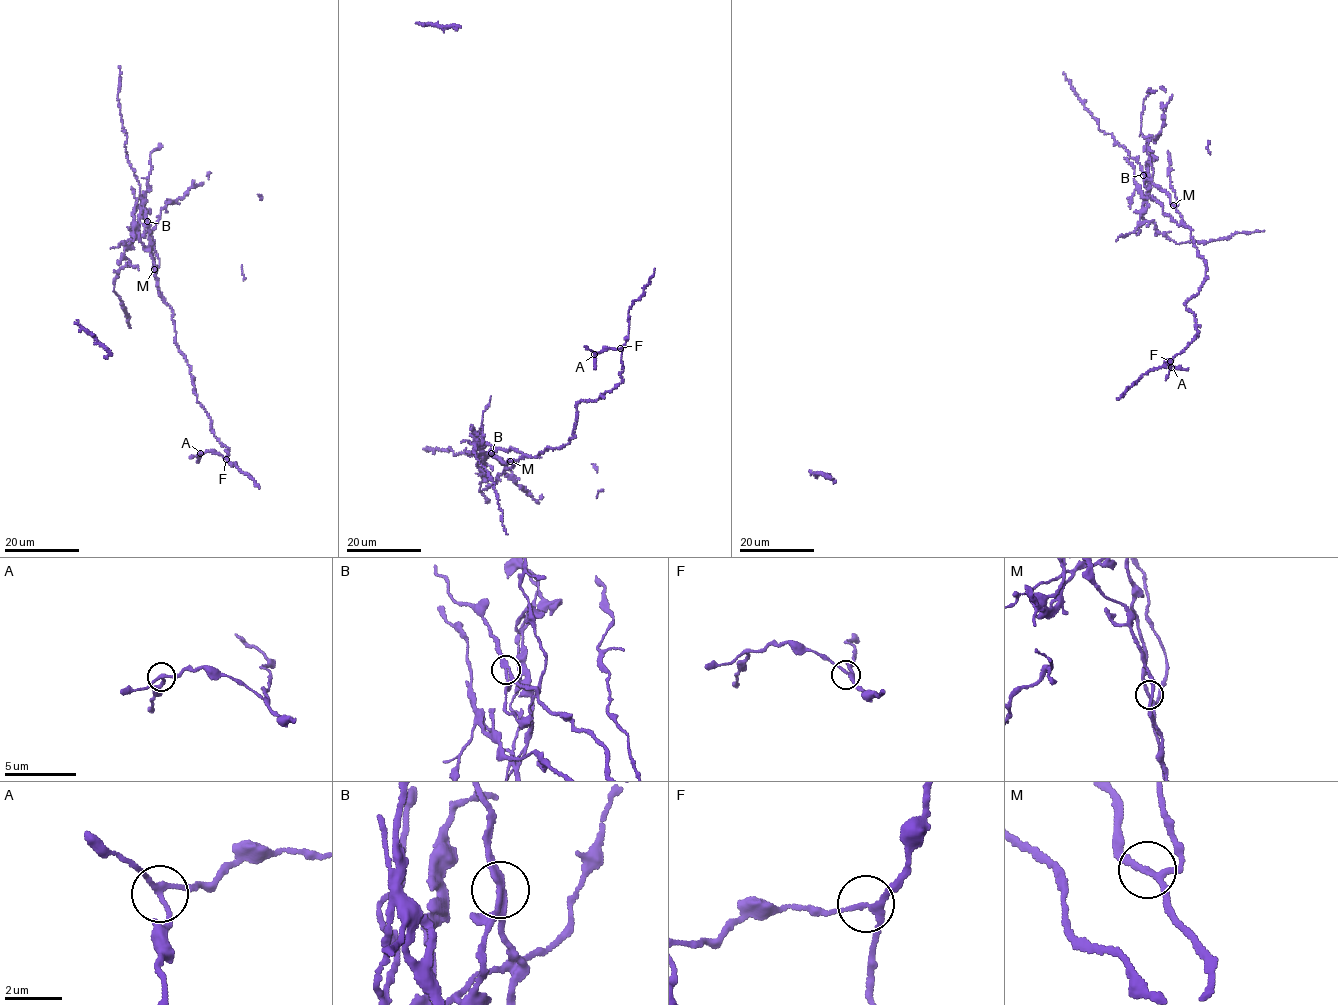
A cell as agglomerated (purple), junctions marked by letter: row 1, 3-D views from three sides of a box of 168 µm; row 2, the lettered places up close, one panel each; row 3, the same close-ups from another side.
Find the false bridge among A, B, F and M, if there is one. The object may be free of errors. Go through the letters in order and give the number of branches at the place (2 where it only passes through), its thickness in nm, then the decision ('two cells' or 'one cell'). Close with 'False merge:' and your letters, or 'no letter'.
A: branches 3; calibre 170 nm; one cell
B: branches 3; calibre 200 nm; two cells
F: branches 3; calibre 190 nm; one cell
M: branches 3; calibre 200 nm; one cell
False merge: B

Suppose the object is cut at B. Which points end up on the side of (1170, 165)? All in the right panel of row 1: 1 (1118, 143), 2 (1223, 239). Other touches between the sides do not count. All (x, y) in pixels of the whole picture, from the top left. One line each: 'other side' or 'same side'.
1: same side
2: other side

